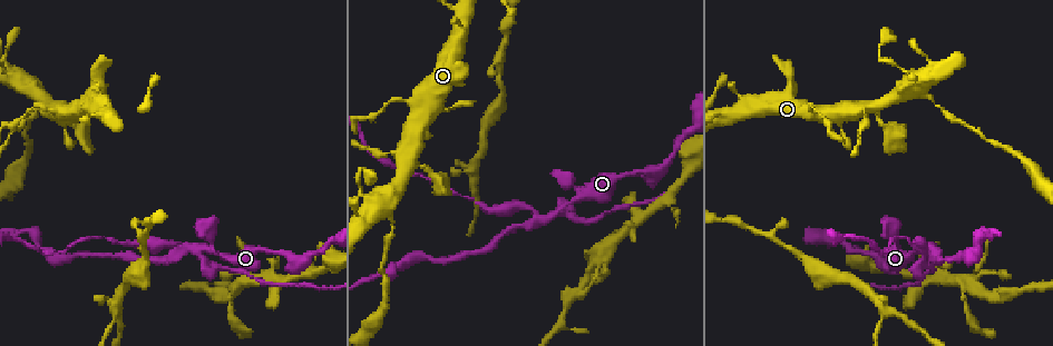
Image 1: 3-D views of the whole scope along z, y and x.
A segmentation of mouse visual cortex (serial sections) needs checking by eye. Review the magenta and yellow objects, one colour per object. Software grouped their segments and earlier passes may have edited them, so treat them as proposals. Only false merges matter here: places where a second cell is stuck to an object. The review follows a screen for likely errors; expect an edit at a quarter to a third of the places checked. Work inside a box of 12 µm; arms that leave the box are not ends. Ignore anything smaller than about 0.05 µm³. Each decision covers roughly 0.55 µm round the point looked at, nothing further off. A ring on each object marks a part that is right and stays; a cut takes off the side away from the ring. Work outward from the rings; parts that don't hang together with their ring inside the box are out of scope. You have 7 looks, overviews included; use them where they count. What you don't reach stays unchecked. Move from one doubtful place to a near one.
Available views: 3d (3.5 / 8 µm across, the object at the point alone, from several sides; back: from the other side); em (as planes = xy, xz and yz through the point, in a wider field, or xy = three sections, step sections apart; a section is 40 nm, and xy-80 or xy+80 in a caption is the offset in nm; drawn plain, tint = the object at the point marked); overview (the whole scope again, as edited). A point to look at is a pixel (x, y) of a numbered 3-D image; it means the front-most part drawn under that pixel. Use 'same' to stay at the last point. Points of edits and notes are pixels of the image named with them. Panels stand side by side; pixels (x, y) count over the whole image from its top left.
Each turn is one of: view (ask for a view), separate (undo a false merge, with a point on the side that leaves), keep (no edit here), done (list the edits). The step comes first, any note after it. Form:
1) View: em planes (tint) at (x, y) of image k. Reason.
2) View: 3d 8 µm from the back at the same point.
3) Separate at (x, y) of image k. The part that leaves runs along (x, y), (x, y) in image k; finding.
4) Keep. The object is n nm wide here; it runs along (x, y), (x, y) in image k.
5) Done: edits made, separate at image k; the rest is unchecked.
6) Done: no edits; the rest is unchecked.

View: 3d 3.5 µm at (422, 98) of image 1. Three arms meet.

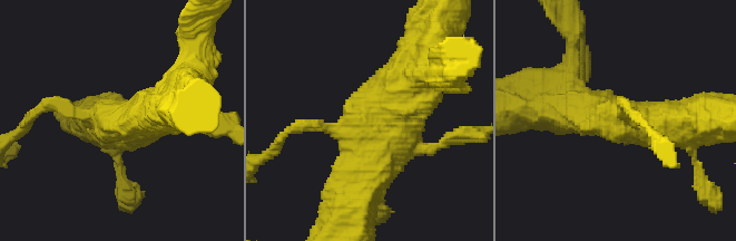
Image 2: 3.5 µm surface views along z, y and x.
View: em xy step 3 (tint) at (370, 121) of image 2.

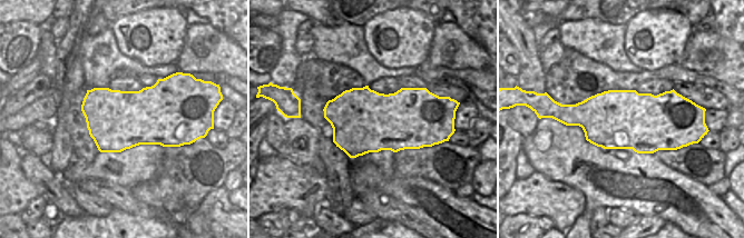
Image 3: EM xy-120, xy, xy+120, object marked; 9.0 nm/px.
Keep. It runs along (416, 67), (382, 150), (354, 195) in image 2; all the same cell.

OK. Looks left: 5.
View: 3d 3.5 µm at (869, 106) of image 1. Sharp bend.

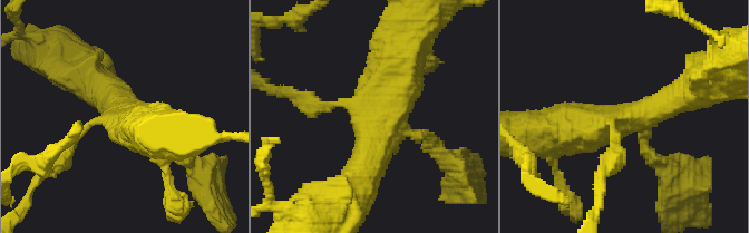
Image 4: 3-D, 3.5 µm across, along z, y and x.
View: em xy step 1 (tint) at (384, 118) of image 4. 4 arms meet here; the arms are 150, 150, 450, 600 nm wide; now the EM.

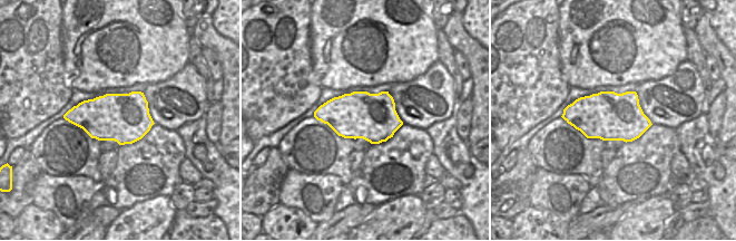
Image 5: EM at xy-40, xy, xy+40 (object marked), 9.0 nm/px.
View: em xy step 5 (tint) at the same point. Another direction.

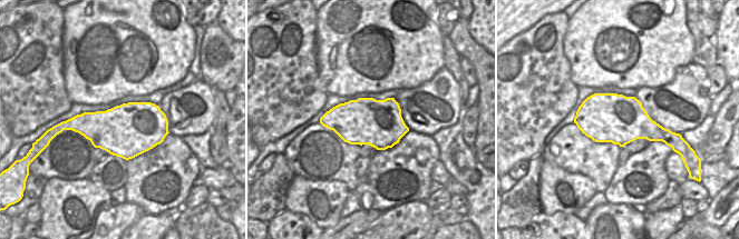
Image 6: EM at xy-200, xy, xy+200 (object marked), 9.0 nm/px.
Keep. Continuous, no second cell.

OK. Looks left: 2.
View: 3d 3.5 µm at (8, 73) of image 1. Sharp bend.

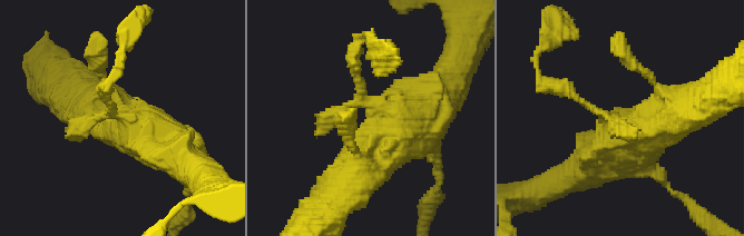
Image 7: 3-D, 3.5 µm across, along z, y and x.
View: em xy step 1 (tint) at (373, 102) of image 7. 4 arms meet here; the arms are 150, 200, 600, 700 nm wide.

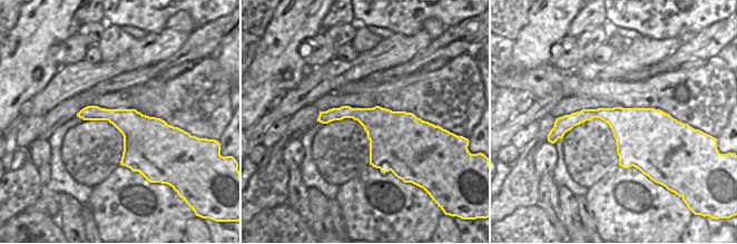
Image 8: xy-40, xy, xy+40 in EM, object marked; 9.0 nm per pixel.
Keep. It runs along (180, 158), (111, 110), (108, 82) in image 7; all the same cell.

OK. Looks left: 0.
Done: no edits; the rest is unchecked.

